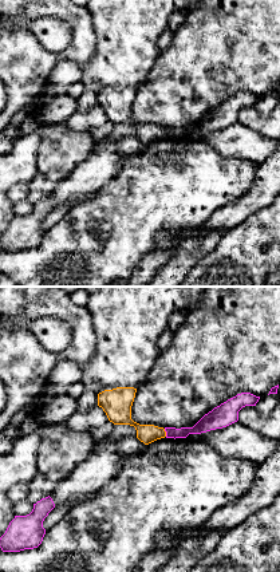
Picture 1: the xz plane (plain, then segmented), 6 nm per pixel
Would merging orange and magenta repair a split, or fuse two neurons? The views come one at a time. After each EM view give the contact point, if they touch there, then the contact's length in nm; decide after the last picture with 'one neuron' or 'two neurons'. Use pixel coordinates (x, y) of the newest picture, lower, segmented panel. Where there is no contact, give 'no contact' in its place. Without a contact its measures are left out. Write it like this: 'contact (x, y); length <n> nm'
contact (165, 433); length 50 nm

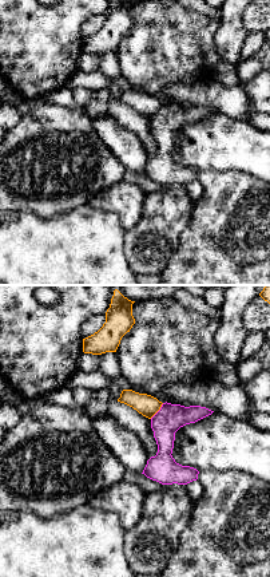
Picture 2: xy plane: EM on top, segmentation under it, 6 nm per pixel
contact (157, 411); length 130 nm

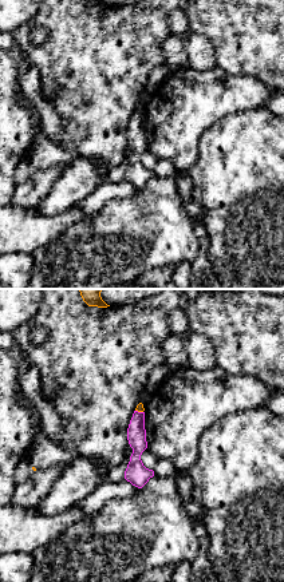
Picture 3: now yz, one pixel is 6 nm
contact (139, 411); length 50 nm

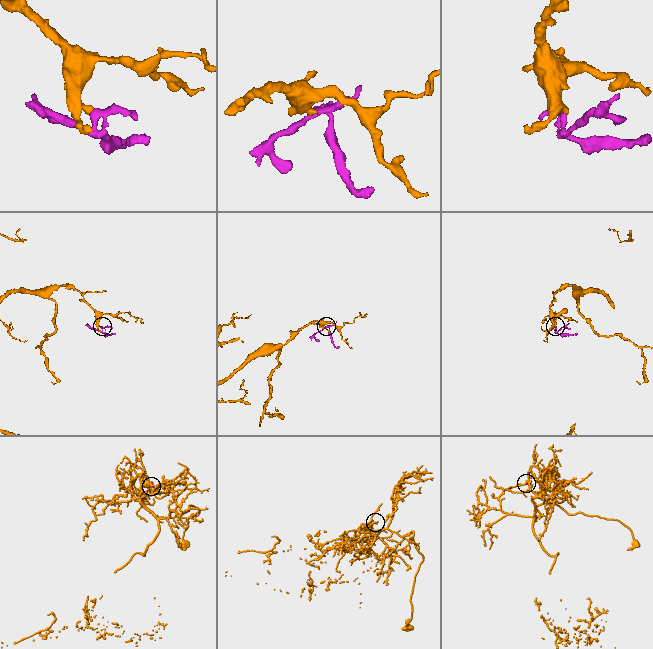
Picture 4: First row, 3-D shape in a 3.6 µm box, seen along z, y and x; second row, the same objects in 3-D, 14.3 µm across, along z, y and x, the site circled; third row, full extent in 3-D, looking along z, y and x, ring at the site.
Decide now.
two neurons

